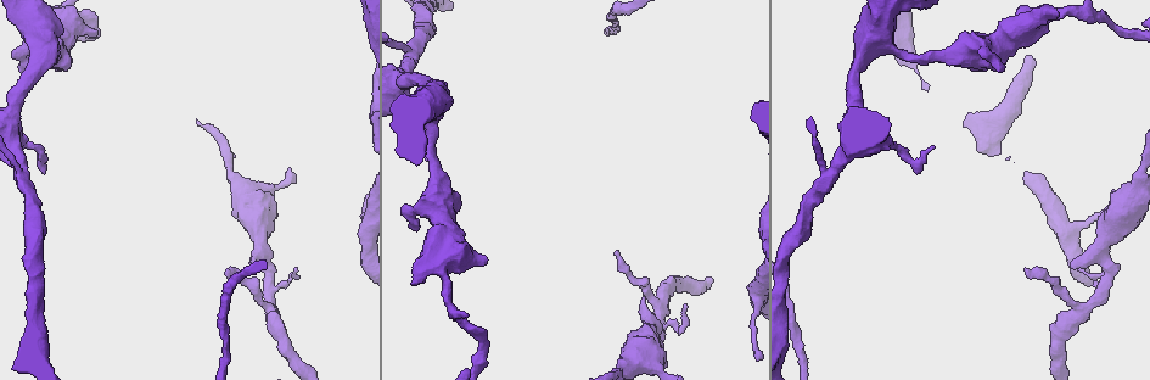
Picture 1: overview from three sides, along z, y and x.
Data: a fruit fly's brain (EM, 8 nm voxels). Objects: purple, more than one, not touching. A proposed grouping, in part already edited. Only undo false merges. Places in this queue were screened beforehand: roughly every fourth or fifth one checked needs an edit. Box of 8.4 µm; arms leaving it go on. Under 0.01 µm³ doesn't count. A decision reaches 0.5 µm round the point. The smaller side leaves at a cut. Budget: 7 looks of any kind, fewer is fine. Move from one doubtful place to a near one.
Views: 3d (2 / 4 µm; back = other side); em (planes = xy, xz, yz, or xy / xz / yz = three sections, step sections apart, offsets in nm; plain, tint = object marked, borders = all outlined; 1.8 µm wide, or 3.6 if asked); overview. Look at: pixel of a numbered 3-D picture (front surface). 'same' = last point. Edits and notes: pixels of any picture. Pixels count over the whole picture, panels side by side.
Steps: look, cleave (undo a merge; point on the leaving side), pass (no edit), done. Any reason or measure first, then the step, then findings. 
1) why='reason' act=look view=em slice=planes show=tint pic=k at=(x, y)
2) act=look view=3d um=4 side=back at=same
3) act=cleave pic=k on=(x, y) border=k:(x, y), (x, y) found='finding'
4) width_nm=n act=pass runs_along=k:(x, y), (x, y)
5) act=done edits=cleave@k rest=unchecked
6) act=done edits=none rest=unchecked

why='calibre changes' act=look view=3d um=4 pic=1 at=(1137, 195)

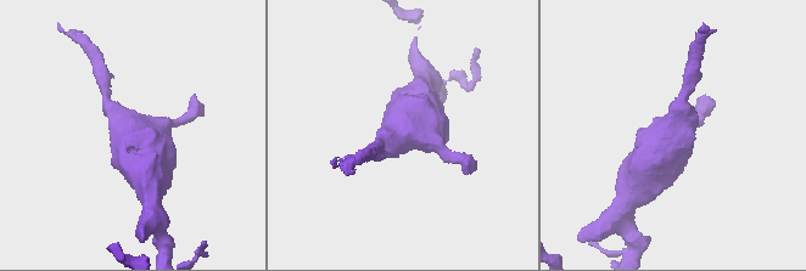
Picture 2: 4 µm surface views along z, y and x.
act=look view=em um=3.6 slice=planes show=tint pic=2 at=(672, 129)

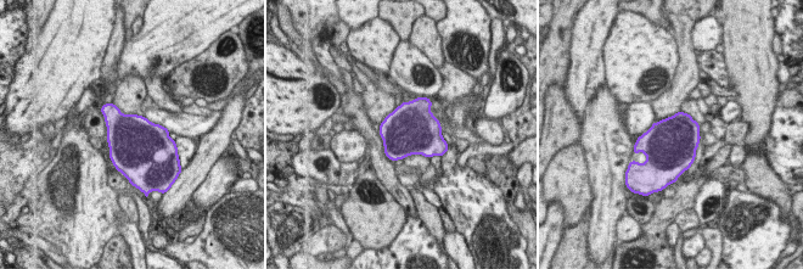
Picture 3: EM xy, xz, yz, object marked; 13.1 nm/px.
width_nm=700 act=pass found='one cell here'

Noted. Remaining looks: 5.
why='calibre changes' act=look view=em um=3.6 slice=yz step=8 show=tint pic=1 at=(862, 47)

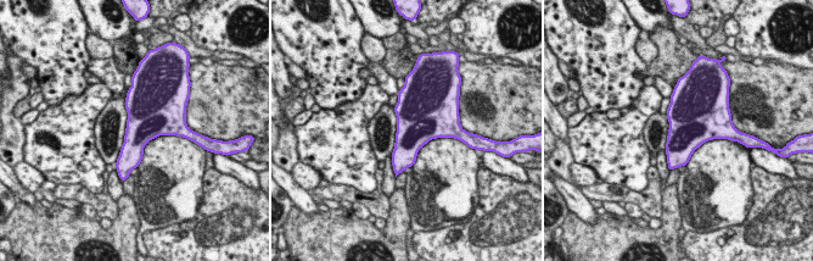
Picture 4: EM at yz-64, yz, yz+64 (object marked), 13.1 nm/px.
act=look view=em um=3.6 slice=planes show=tint at=same

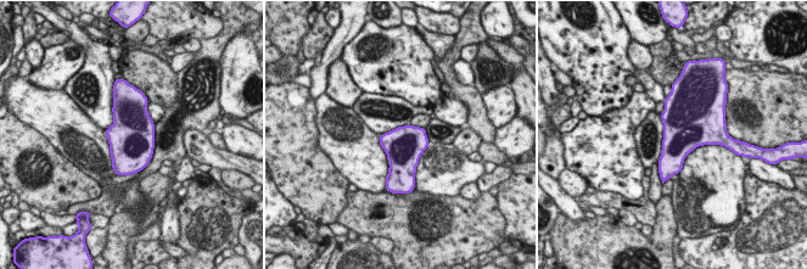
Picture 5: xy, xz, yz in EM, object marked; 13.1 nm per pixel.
width_nm=500 act=pass found='all the same cell'

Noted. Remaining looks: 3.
why='thin arm on a thick one' act=look view=em slice=yz step=8 show=tint pic=1 at=(22, 176)

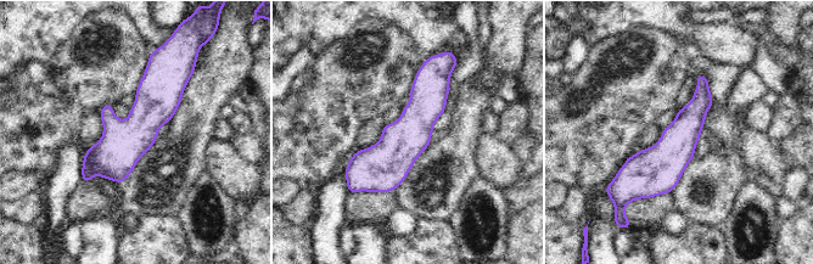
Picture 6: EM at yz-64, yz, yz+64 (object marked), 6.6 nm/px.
act=look view=em slice=planes show=borders at=same

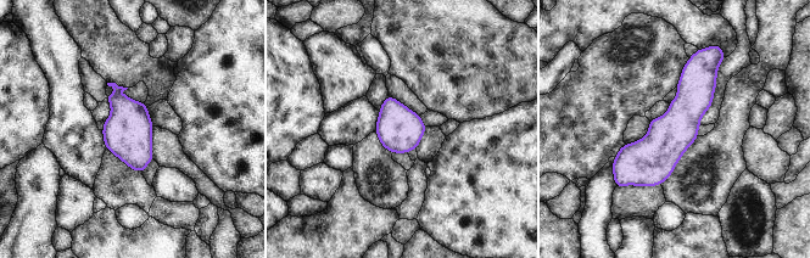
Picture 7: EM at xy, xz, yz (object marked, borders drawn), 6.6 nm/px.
act=pass runs_along=7:(693, 60), (682, 121), (624, 181) found='one cell here'

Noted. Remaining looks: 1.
act=done edits=none rest=unchecked

